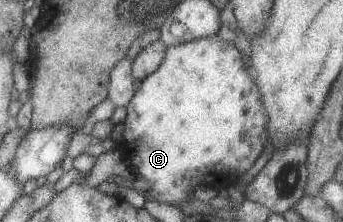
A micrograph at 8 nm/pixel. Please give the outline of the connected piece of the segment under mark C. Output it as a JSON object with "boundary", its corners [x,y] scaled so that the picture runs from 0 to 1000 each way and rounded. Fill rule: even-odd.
{"boundary":[[[627,153],[484,212],[469,297],[414,360],[411,396],[367,477],[370,523],[359,550],[367,626],[353,635],[350,671],[367,721],[399,748],[402,797],[440,829],[420,874],[426,892],[522,923],[563,896],[574,838],[662,838],[673,820],[691,833],[776,667],[784,613],[755,387],[729,306],[714,297],[714,243],[682,189]]]}

